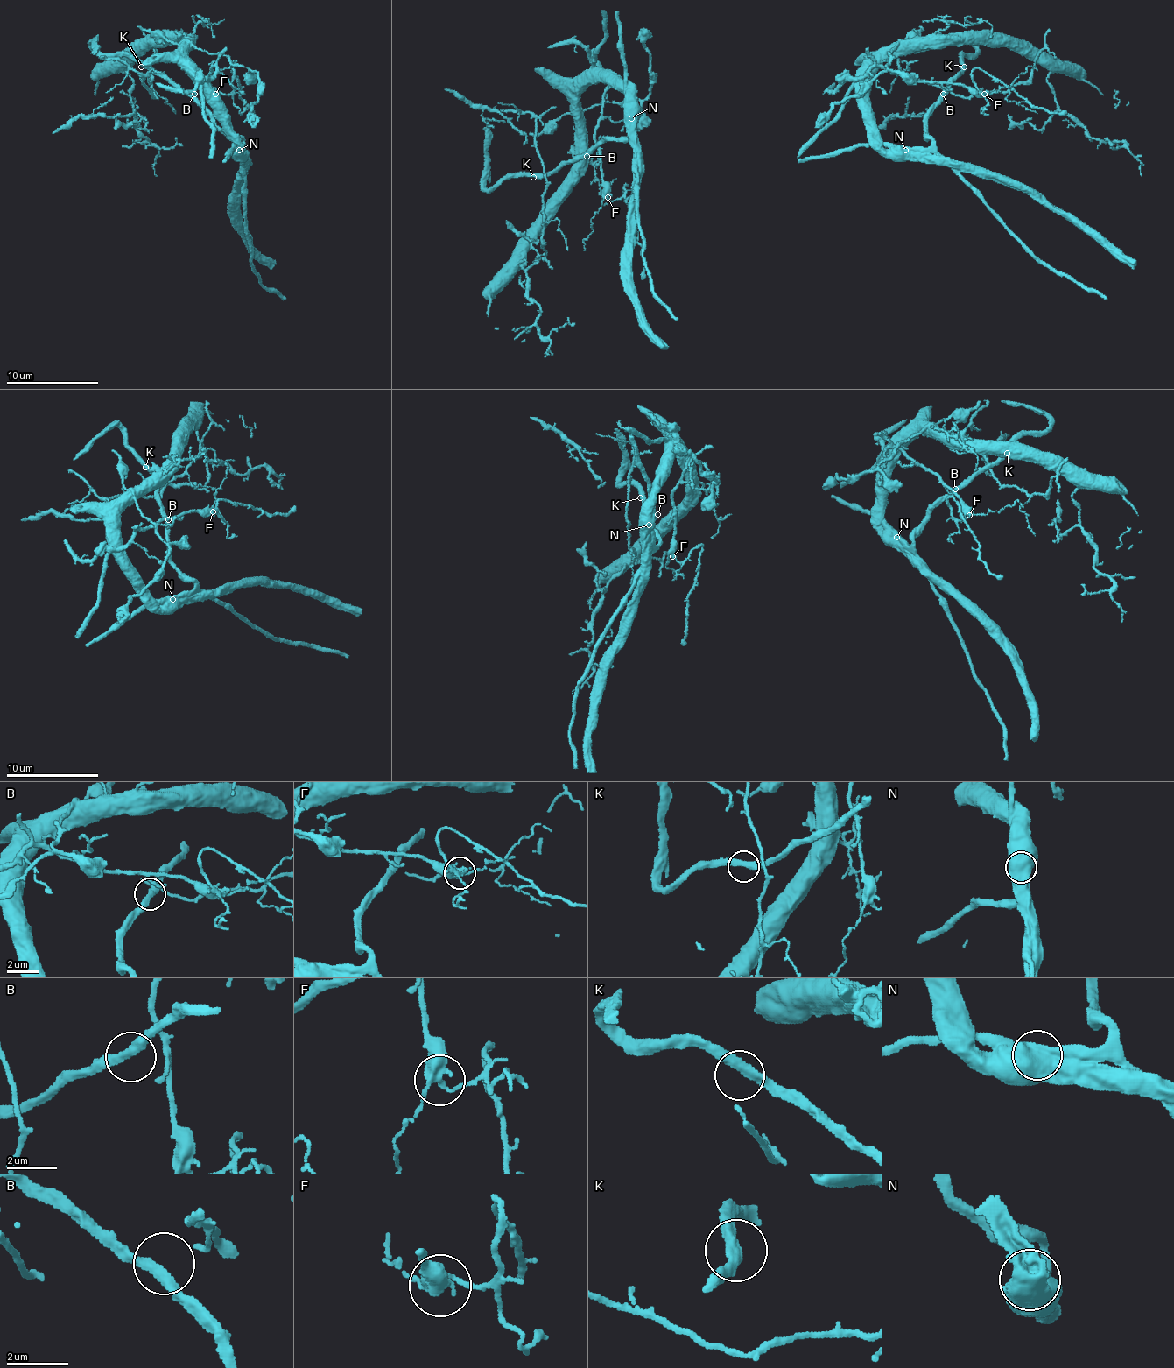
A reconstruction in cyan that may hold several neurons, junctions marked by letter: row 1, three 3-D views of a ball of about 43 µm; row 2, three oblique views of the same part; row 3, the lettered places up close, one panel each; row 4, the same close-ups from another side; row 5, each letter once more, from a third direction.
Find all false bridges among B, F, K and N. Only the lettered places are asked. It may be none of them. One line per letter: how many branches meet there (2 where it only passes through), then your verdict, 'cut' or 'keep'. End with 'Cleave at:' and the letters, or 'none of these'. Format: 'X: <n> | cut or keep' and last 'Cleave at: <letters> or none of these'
B: 3 | keep
F: 3 | keep
K: 2 | keep
N: 1 | cut
Cleave at: N

